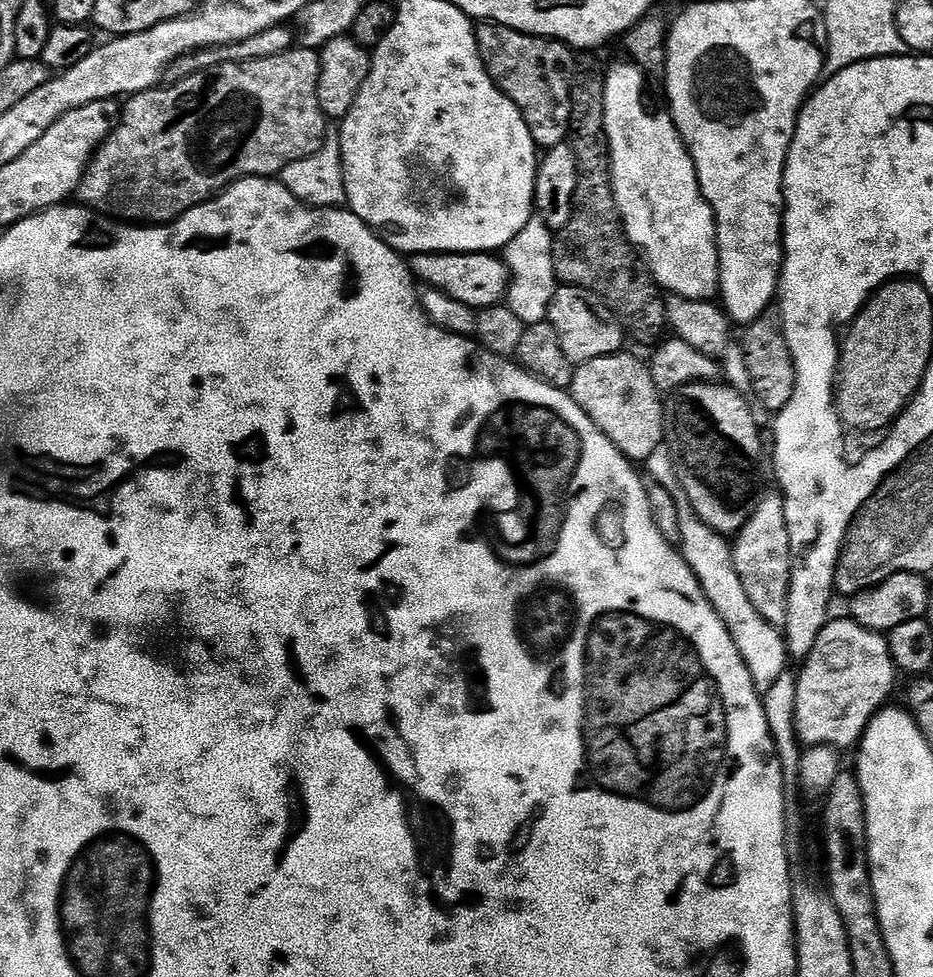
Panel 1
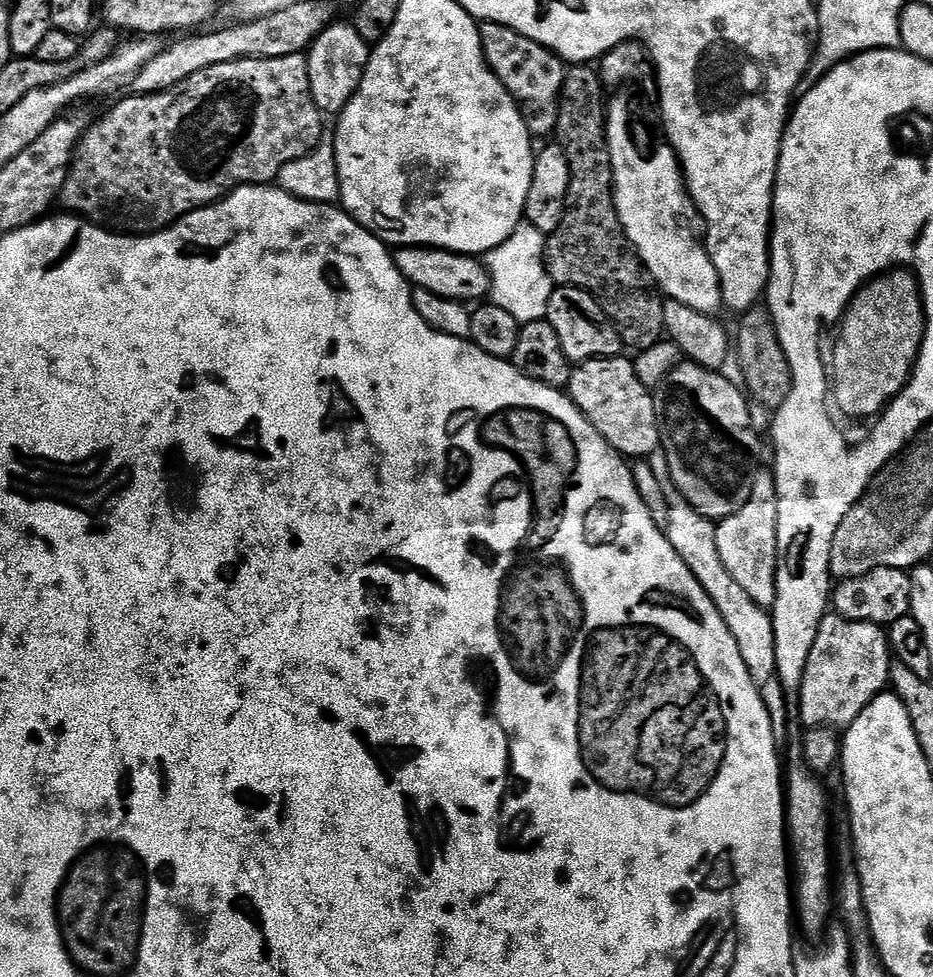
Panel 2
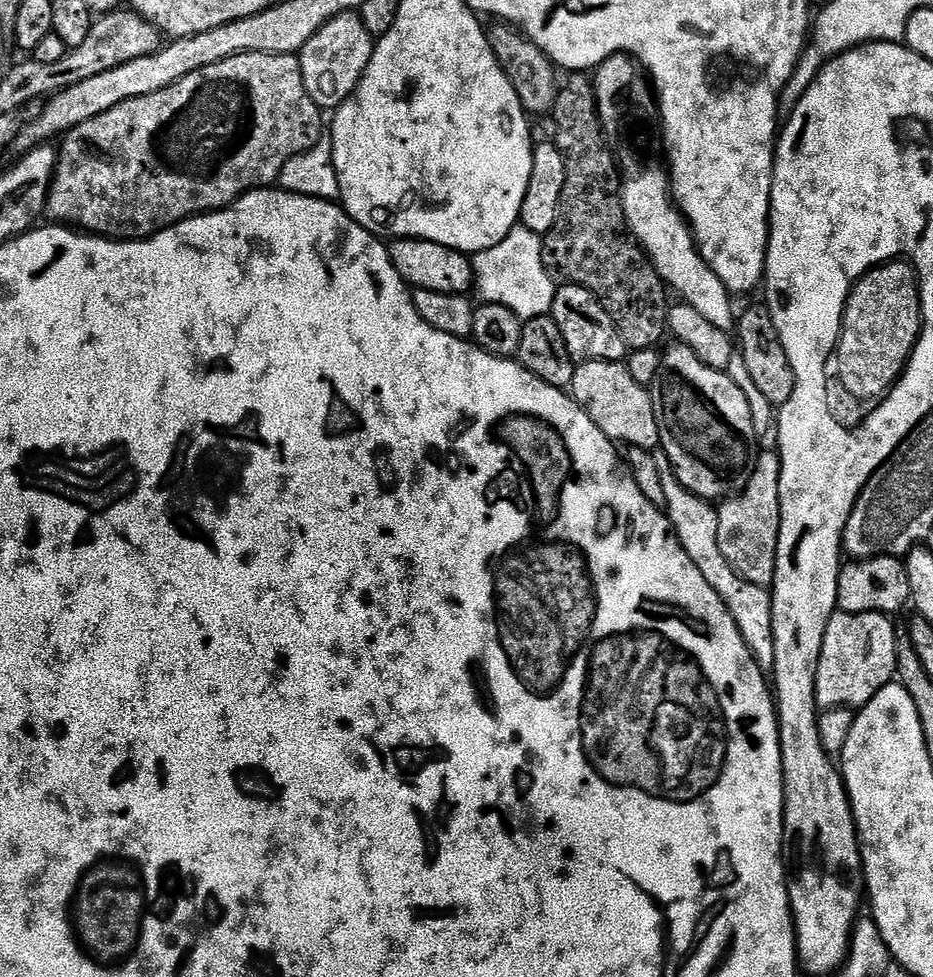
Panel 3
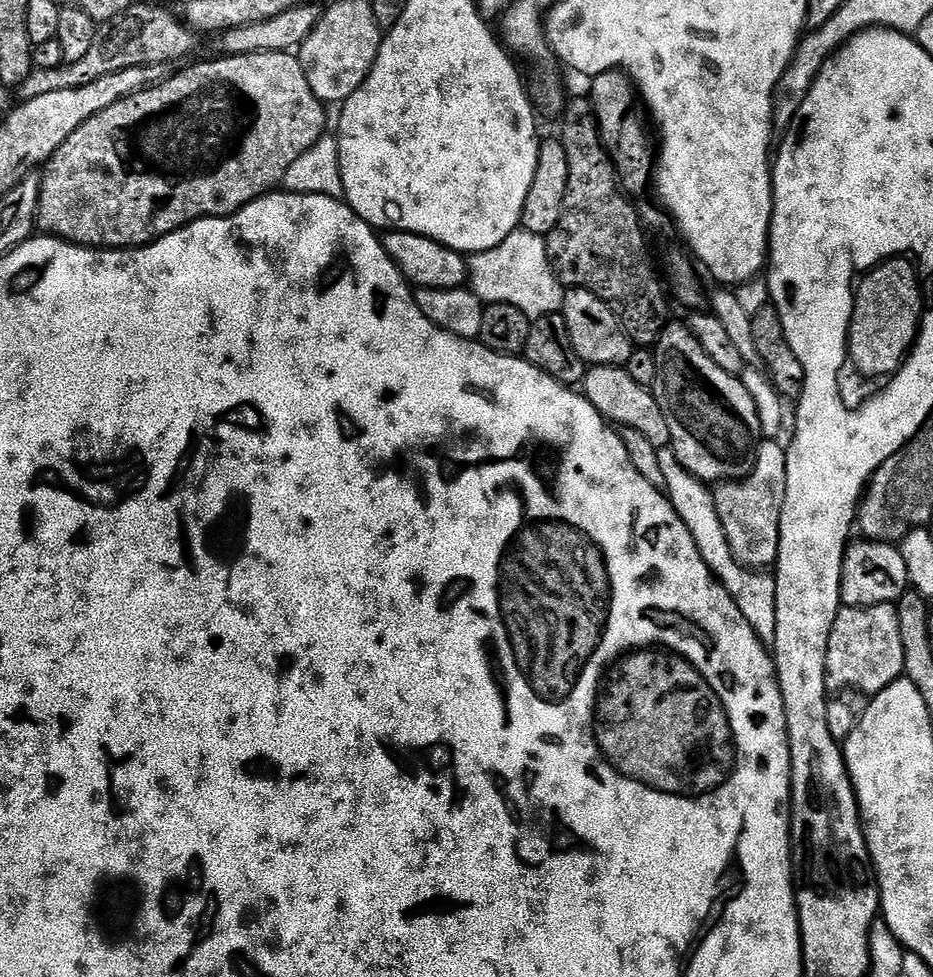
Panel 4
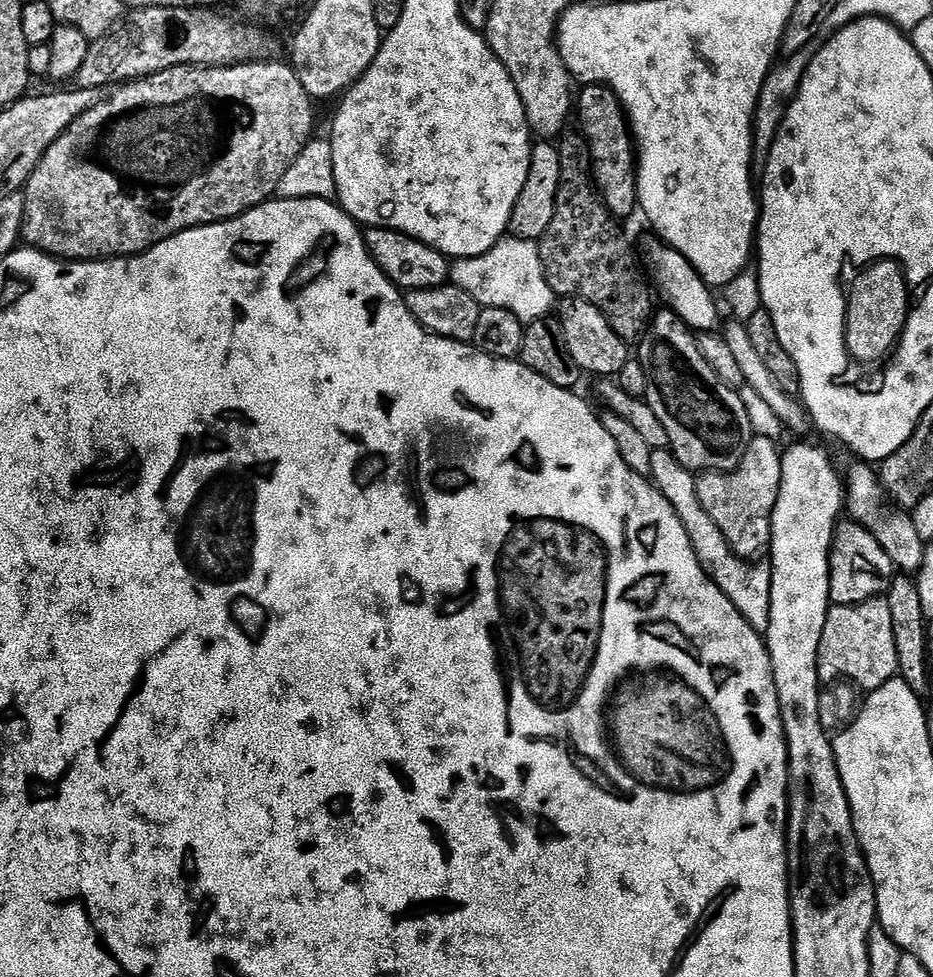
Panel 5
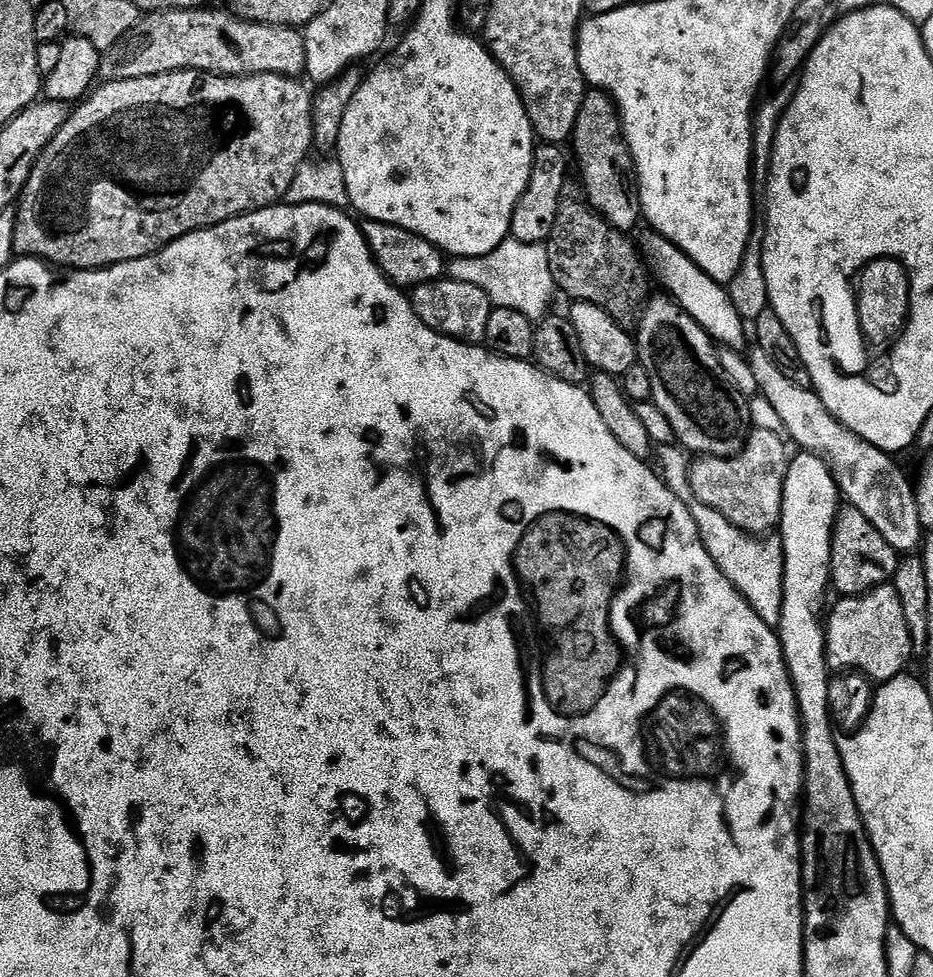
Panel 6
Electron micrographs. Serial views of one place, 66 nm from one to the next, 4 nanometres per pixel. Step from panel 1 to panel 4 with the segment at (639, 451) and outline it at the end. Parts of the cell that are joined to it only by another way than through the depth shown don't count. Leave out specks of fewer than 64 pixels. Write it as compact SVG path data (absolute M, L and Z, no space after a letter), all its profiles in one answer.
M589 367L582 379L582 395L609 425L619 426L621 429L633 428L634 431L640 432L636 434L648 443L655 444L657 449L664 450L669 447L670 430L658 402L645 385L634 379L627 367Z

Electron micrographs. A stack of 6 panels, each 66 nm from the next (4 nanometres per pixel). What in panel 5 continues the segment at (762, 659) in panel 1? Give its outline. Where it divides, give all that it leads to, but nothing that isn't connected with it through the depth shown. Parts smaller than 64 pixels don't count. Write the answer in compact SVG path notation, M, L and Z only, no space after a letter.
M657 448L652 452L651 479L670 506L678 514L682 526L686 526L686 534L690 534L690 542L694 546L696 556L710 579L724 591L726 598L734 602L734 606L750 622L750 626L761 634L767 633L770 626L770 596L772 594L772 569L767 563L744 560L736 555L736 551L728 544L718 530L718 526L706 514L696 489L697 477L676 461L668 448Z

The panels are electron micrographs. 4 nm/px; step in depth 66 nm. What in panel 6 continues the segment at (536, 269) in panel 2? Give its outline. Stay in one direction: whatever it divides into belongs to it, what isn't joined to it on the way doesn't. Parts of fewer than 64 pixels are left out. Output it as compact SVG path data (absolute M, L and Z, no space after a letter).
M511 238L490 250L490 254L453 259L447 265L446 272L453 280L478 286L478 290L482 290L482 294L486 294L495 307L518 310L518 314L533 322L549 315L548 303L552 300L552 292L557 291L552 281L547 247L544 244L523 244Z

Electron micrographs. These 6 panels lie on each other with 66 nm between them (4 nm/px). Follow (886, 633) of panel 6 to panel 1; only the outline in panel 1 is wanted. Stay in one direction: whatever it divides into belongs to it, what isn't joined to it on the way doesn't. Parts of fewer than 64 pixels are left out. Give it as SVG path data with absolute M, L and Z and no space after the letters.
M851 618L829 619L801 668L796 677L795 730L799 743L831 745L837 750L859 745L873 716L889 703L888 695L898 677L887 639Z

